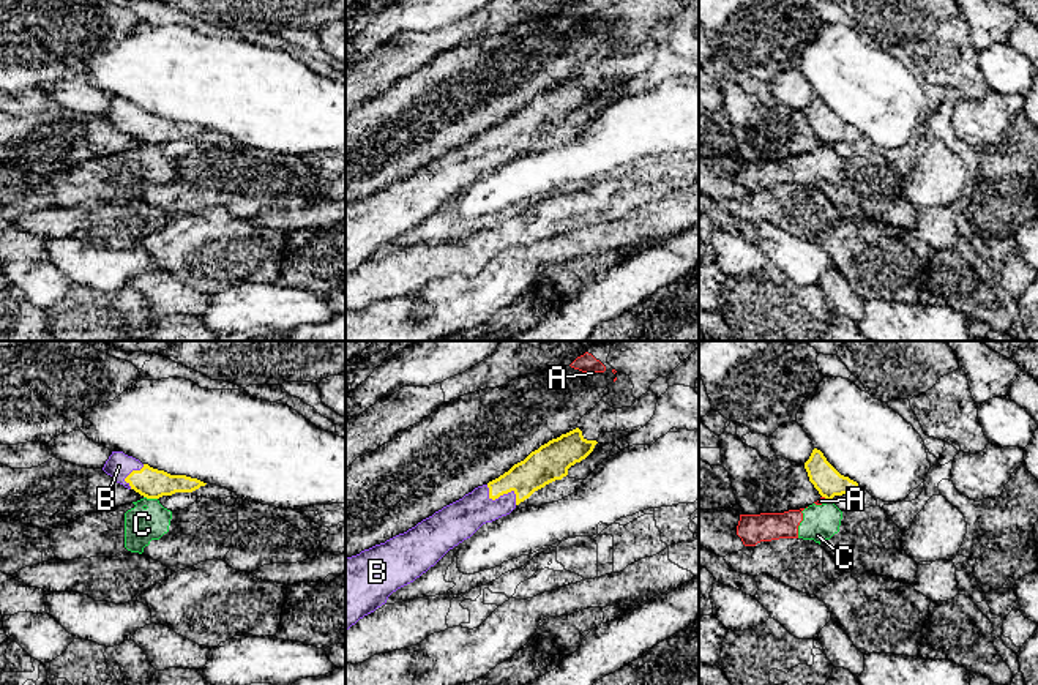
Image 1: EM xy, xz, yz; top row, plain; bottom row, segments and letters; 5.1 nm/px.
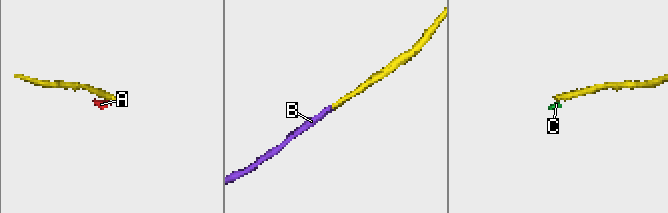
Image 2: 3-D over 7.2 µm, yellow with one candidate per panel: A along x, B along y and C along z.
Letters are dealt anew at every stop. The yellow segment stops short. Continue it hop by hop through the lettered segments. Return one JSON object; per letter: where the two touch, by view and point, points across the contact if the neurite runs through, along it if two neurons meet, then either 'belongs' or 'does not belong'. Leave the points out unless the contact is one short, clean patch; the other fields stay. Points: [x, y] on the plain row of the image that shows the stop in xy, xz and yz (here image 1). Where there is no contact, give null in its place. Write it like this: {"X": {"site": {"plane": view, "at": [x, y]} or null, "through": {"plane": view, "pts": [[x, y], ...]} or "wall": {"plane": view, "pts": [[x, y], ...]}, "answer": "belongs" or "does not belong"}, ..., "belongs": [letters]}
{"A": {"site": {"plane": "yz", "at": [825, 144]}, "wall": {"plane": "yz", "pts": [[822, 142], [828, 147]]}, "answer": "does not belong"}, "B": {"site": {"plane": "xz", "at": [502, 141]}, "through": {"plane": "xz", "pts": [[540, 114], [502, 141], [462, 164]]}, "answer": "belongs"}, "C": {"site": {"plane": "xy", "at": [150, 144]}, "answer": "does not belong"}, "belongs": ["B"]}

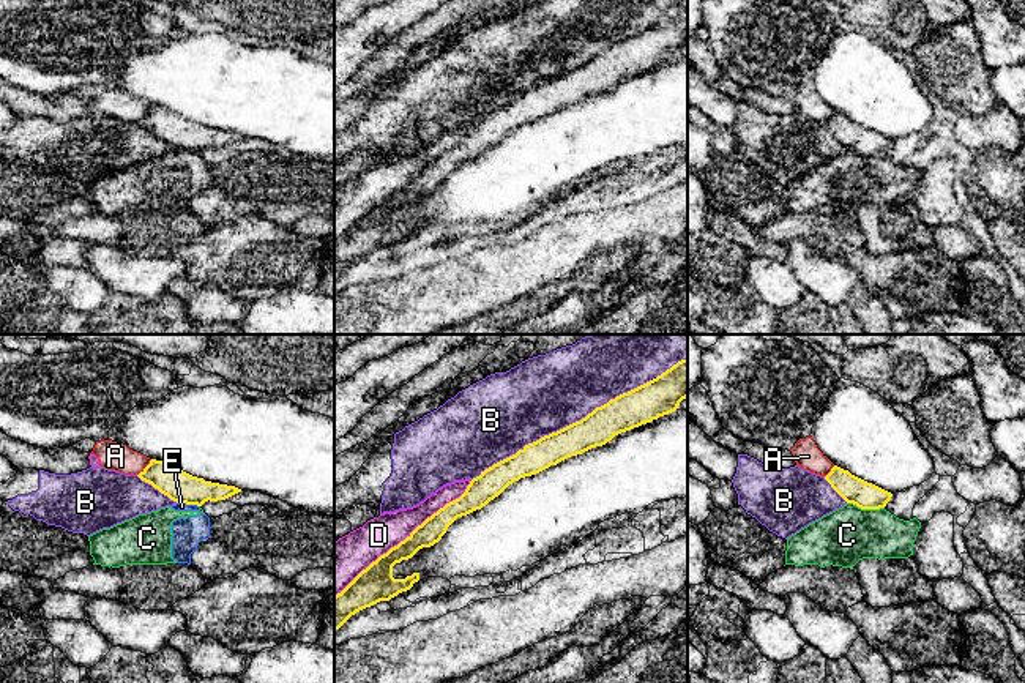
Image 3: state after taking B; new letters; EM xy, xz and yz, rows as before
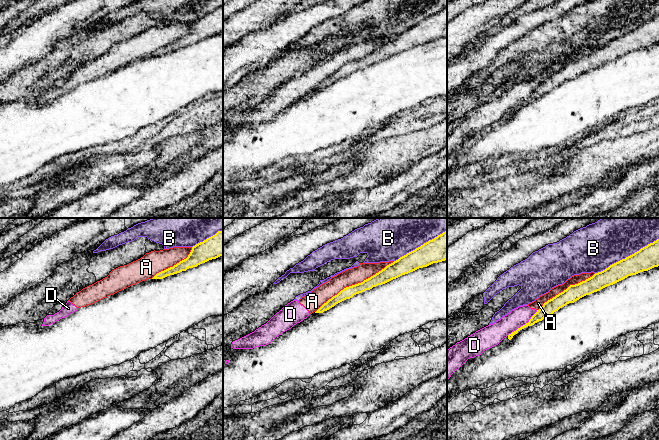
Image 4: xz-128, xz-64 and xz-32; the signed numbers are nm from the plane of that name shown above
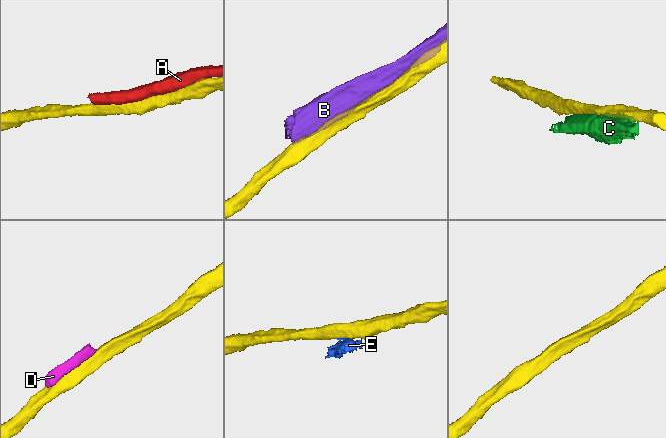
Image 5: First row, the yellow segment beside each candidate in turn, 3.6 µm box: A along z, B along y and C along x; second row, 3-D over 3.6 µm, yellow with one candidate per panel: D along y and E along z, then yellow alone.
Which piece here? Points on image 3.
{"A": {"site": {"plane": "xy", "at": [145, 114]}, "answer": "does not belong"}, "B": {"site": {"plane": "xz", "at": [560, 76]}, "answer": "does not belong"}, "C": {"site": {"plane": "yz", "at": [866, 155]}, "answer": "does not belong"}, "D": {"site": {"plane": "xz", "at": [406, 185]}, "answer": "does not belong"}, "E": {"site": {"plane": "xy", "at": [188, 150]}, "answer": "does not belong"}, "belongs": []}

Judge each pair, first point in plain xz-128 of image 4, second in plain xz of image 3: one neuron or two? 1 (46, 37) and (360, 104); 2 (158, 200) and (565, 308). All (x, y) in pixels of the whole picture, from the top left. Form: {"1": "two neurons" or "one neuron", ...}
{"1": "one neuron", "2": "one neuron"}

